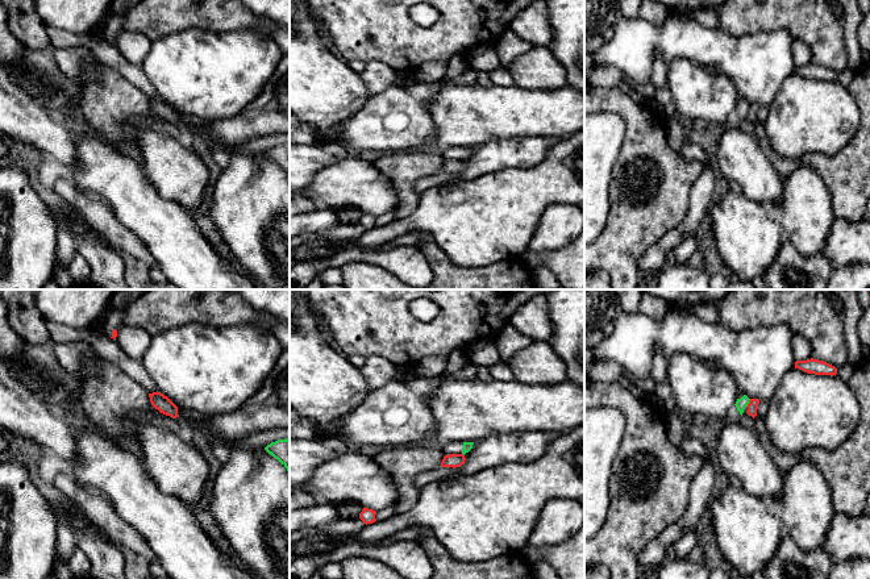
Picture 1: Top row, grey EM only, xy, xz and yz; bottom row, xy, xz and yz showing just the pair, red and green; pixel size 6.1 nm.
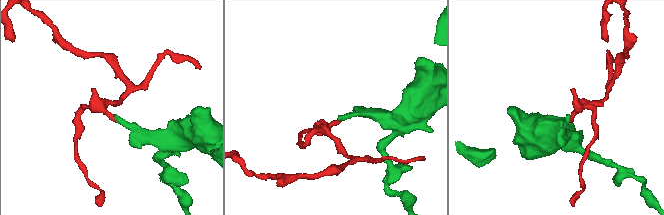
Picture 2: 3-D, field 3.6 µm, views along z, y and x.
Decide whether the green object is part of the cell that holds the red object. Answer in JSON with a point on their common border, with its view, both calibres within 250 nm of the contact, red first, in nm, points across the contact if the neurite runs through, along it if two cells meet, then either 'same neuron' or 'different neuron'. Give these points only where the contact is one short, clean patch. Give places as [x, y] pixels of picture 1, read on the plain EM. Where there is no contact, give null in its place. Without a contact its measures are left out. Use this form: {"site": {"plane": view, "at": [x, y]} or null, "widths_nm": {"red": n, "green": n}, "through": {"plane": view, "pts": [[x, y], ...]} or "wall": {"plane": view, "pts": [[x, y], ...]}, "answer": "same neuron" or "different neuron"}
{"site": {"plane": "yz", "at": [749, 108]}, "widths_nm": {"red": 60, "green": 70}, "wall": {"plane": "yz", "pts": [[750, 104], [746, 111]]}, "answer": "different neuron"}

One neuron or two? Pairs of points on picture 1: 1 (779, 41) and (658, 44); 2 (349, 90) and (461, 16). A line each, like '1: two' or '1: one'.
1: one
2: two

